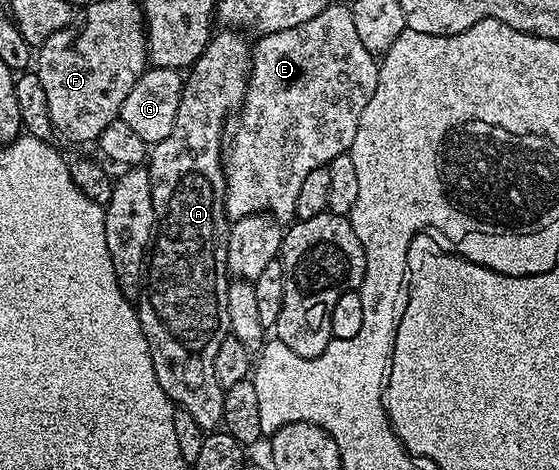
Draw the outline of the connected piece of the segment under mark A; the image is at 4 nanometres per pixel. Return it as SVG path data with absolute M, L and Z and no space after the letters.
M224 28L219 32L211 37L204 52L185 75L180 108L176 112L176 124L172 124L172 132L168 132L164 140L153 143L148 154L156 233L148 254L142 292L136 302L138 319L150 345L152 364L156 368L156 380L160 380L160 388L164 388L177 409L192 412L192 416L196 416L196 424L200 424L204 432L217 431L223 425L224 390L216 380L214 365L220 344L230 334L228 288L231 279L226 269L226 173L222 170L224 131L227 129L226 117L230 113L231 117L246 97L252 53L251 43L246 43L245 33L233 28Z

